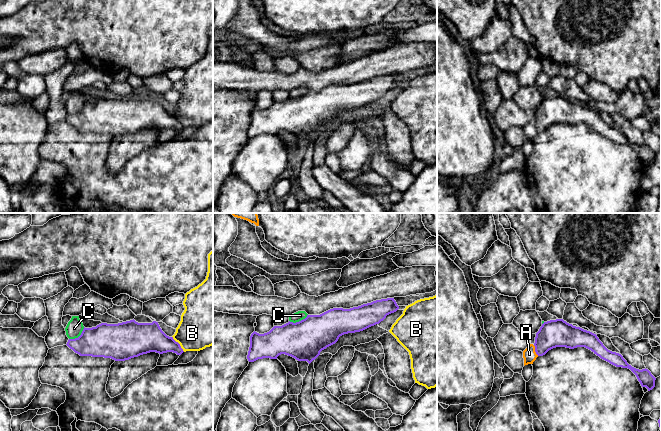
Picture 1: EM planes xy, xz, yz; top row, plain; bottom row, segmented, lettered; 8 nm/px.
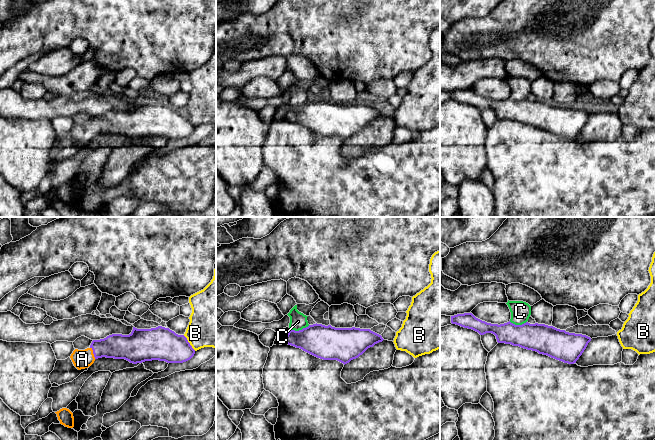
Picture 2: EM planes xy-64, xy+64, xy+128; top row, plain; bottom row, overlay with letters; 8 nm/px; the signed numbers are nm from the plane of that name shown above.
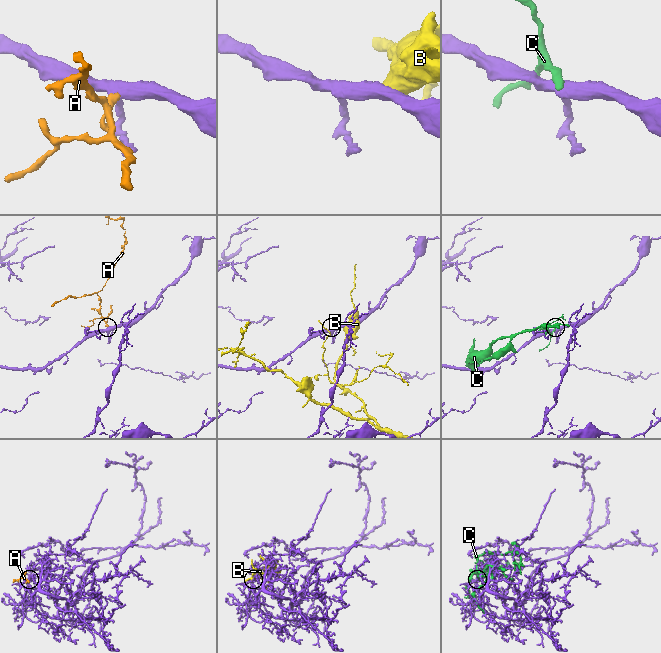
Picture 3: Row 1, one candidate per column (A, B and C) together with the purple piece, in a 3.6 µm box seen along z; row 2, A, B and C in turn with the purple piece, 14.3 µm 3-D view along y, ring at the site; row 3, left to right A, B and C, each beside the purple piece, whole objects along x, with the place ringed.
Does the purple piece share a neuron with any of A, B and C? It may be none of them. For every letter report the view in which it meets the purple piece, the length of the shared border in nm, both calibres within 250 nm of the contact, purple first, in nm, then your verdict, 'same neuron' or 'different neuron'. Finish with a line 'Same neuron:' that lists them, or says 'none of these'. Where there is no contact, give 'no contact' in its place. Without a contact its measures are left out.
A: meets purple in yz; contact 100 nm long; 220 nm thick on the purple side, 110 nm on the other; same neuron
B: meets purple in xy; contact 160 nm long; 240 nm thick on the purple side, 360 nm on the other; different neuron
C: meets purple in xz; contact 160 nm long; 320 nm thick on the purple side, 80 nm on the other; different neuron
Same neuron: A

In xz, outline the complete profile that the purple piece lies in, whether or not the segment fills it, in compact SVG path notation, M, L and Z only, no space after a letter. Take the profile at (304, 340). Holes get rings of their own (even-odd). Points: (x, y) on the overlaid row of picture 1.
M387 298L350 309L333 308L320 315L307 315L299 322L274 326L264 334L254 331L250 336L247 359L249 362L277 359L285 354L310 364L340 336L379 324L398 309L394 298Z

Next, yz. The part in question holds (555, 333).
M563 319L550 320L542 324L536 333L535 343L530 344L523 351L524 366L533 364L538 356L543 356L556 347L570 349L585 347L616 367L630 369L636 375L641 386L646 387L648 391L655 387L656 378L648 369L639 370L632 367L621 354L608 350L596 334L573 326Z

